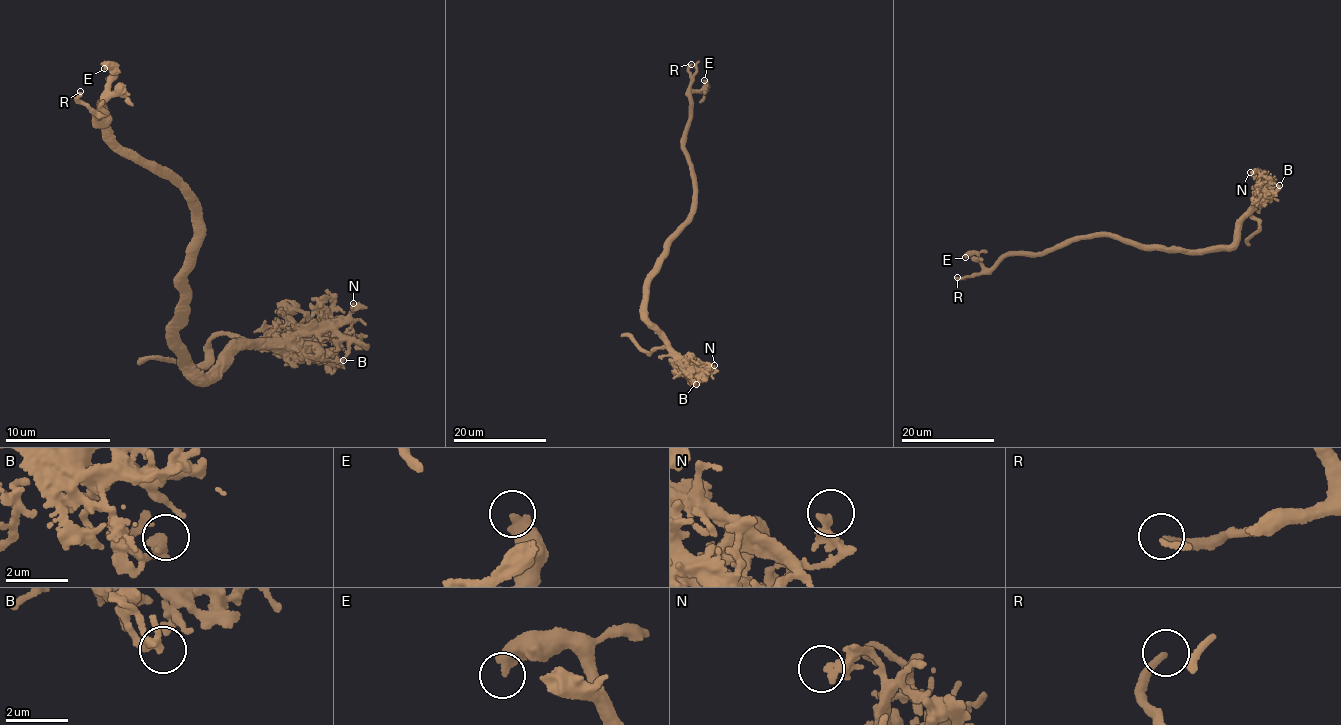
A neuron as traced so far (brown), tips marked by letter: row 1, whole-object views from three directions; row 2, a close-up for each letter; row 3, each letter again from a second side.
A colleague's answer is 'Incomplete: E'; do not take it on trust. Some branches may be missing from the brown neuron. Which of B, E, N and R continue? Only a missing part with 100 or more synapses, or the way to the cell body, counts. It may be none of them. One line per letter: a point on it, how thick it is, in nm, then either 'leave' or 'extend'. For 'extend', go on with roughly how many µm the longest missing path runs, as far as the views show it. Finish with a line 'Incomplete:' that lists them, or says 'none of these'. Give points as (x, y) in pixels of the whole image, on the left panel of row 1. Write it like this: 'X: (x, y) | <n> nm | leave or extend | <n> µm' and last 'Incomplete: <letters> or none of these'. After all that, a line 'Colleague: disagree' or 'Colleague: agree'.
B: (343, 360) | 320 nm | leave
E: (104, 68) | 440 nm | leave
N: (353, 303) | 280 nm | leave
R: (80, 91) | 280 nm | leave
Incomplete: none of these
Colleague: disagree

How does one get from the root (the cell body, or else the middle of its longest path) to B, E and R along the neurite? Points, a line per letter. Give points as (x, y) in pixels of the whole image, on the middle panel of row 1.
B: (675, 231), (668, 254), (650, 281), (645, 318), (664, 338), (674, 358), (696, 384)
E: (675, 231), (687, 220), (691, 209), (692, 165), (684, 147), (685, 132), (691, 94), (705, 90), (704, 80)
R: (675, 231), (687, 220), (693, 197), (692, 165), (684, 147), (691, 100), (691, 72), (688, 67), (691, 64)

